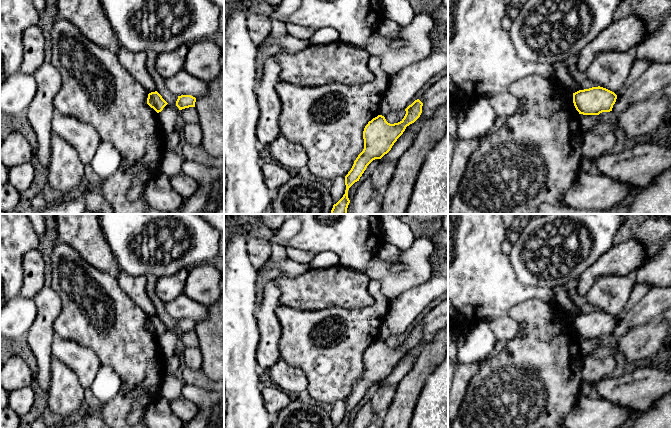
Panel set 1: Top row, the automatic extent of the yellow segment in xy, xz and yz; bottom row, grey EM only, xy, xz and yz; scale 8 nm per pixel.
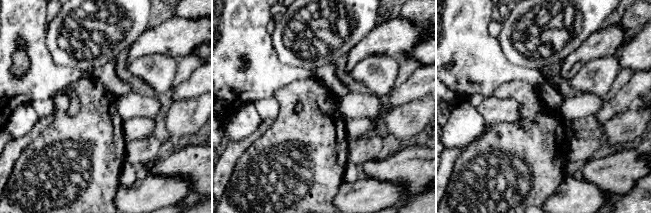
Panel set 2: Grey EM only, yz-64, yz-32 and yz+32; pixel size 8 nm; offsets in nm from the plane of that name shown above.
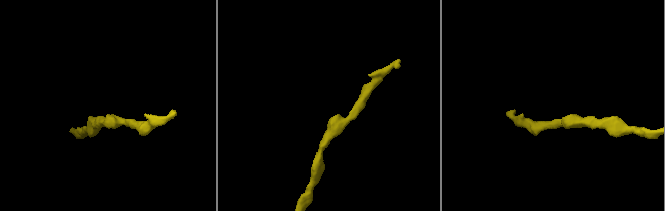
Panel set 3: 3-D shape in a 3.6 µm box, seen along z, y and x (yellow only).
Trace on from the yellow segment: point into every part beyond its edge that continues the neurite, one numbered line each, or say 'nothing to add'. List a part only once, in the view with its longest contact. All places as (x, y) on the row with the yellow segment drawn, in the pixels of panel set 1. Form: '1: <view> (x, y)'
nothing to add

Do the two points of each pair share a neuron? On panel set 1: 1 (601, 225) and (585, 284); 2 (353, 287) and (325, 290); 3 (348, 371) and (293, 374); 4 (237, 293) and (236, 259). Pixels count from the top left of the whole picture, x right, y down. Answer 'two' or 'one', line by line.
1: two
2: one
3: two
4: one

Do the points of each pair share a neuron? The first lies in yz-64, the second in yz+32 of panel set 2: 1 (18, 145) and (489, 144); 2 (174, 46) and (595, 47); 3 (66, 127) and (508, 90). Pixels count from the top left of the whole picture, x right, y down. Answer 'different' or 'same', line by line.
1: different
2: same
3: same

